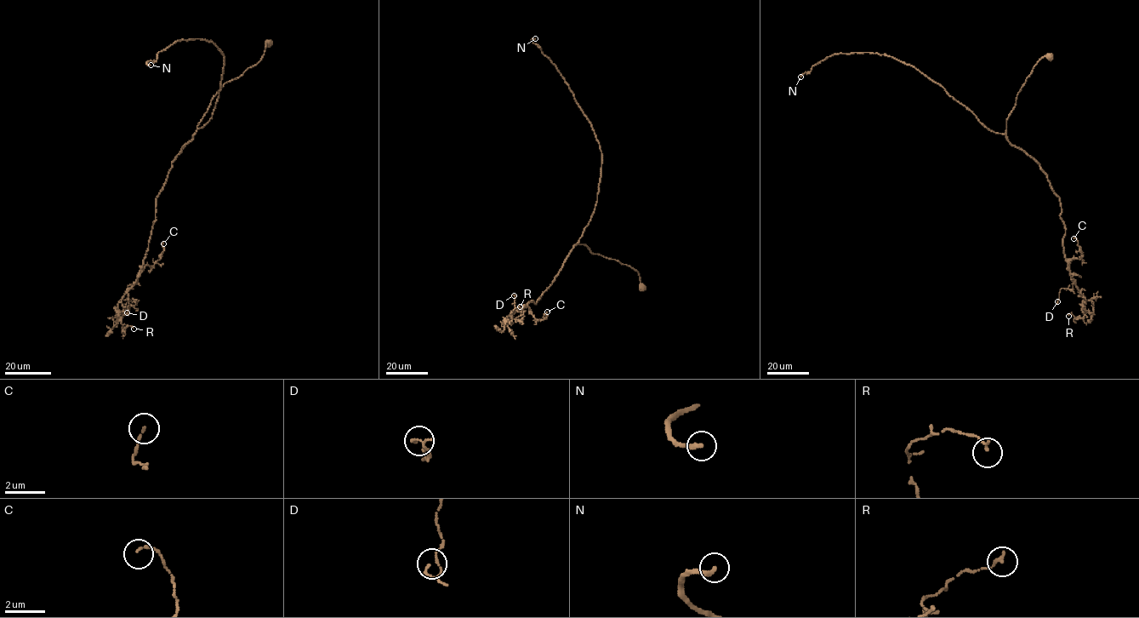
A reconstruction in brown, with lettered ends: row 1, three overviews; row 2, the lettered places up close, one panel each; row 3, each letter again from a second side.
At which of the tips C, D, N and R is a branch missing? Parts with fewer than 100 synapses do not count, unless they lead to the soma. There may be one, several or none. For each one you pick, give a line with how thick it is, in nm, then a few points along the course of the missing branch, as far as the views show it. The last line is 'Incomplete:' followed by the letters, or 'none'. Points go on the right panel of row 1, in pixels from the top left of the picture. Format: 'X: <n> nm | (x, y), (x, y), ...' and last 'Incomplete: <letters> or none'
N: 240 nm | (800, 77), (788, 82), (777, 83), (771, 81)
Incomplete: N

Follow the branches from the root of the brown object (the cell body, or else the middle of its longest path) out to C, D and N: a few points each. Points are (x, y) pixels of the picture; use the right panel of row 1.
C: (1050, 55), (1038, 61), (1017, 94), (1005, 138), (1037, 162), (1059, 198), (1067, 260), (1081, 259), (1073, 238)
D: (1050, 55), (1038, 61), (1017, 94), (1005, 138), (1037, 162), (1059, 198), (1073, 284), (1060, 289), (1057, 301)
N: (1050, 55), (1043, 56), (1027, 77), (1005, 134), (990, 130), (939, 84), (891, 56), (834, 54), (800, 77)

